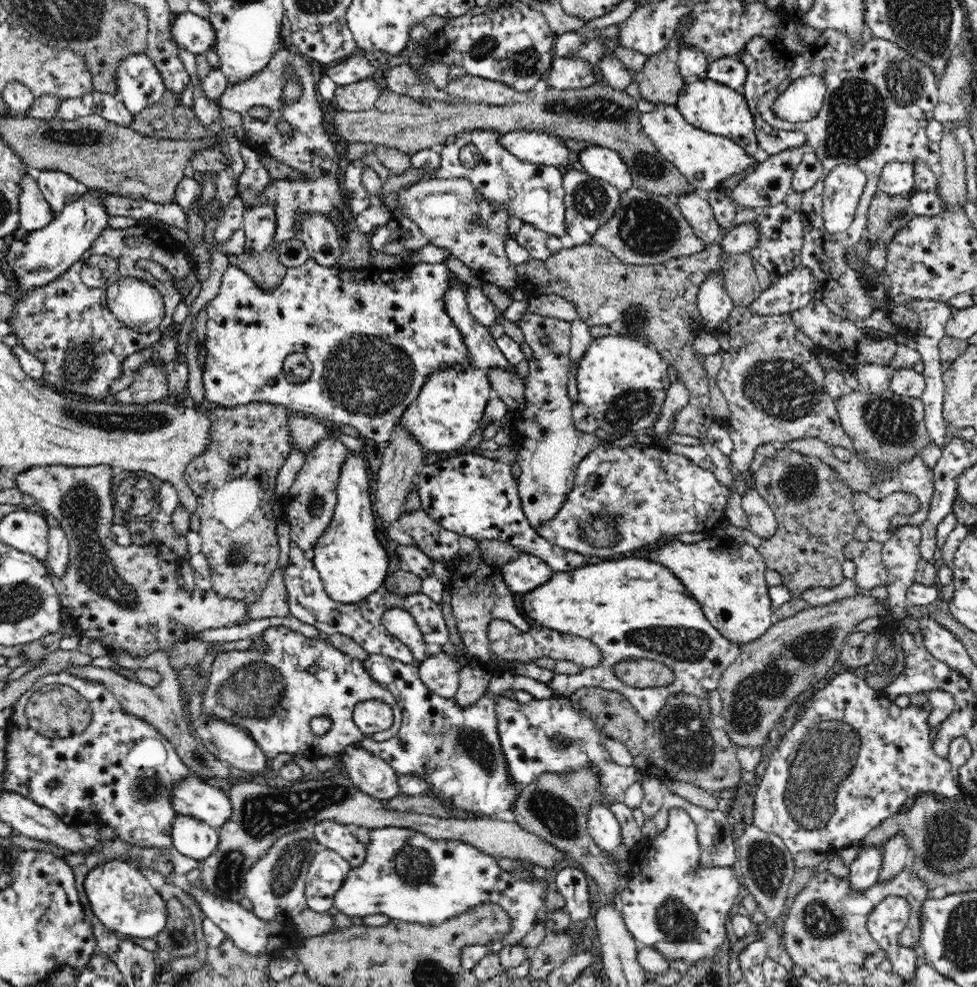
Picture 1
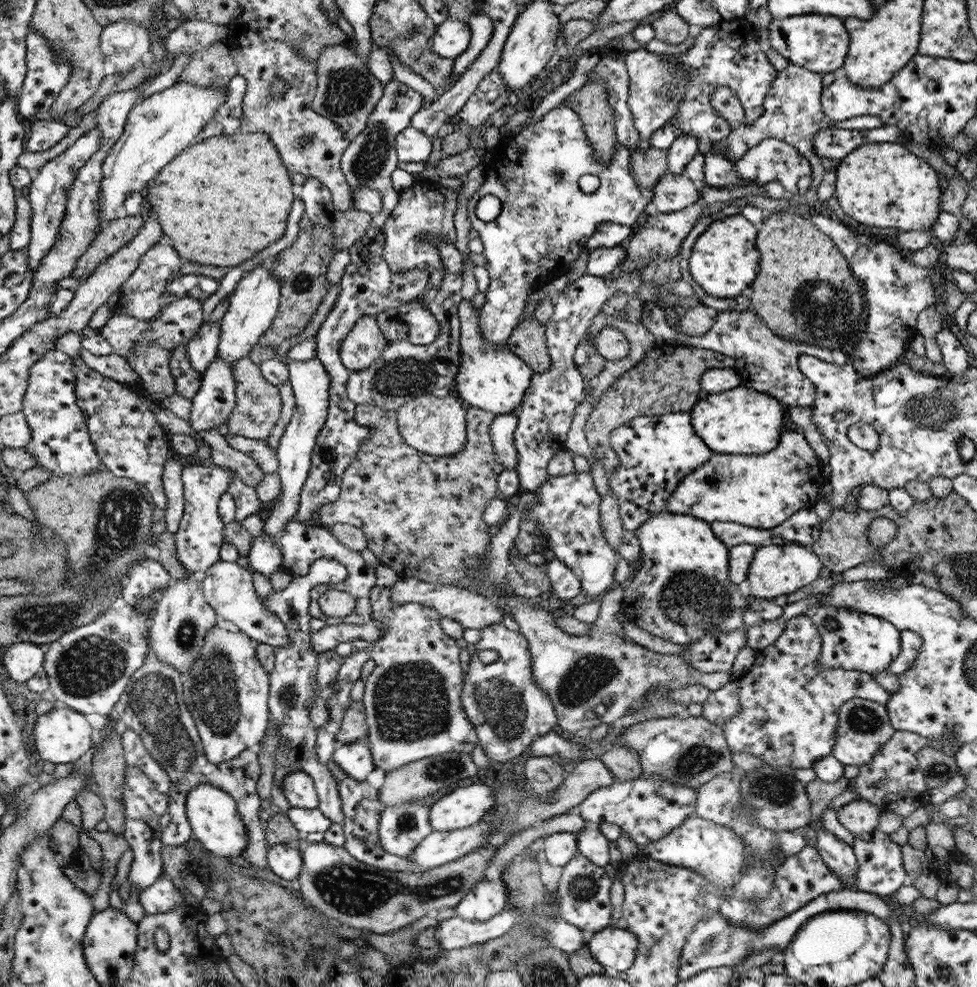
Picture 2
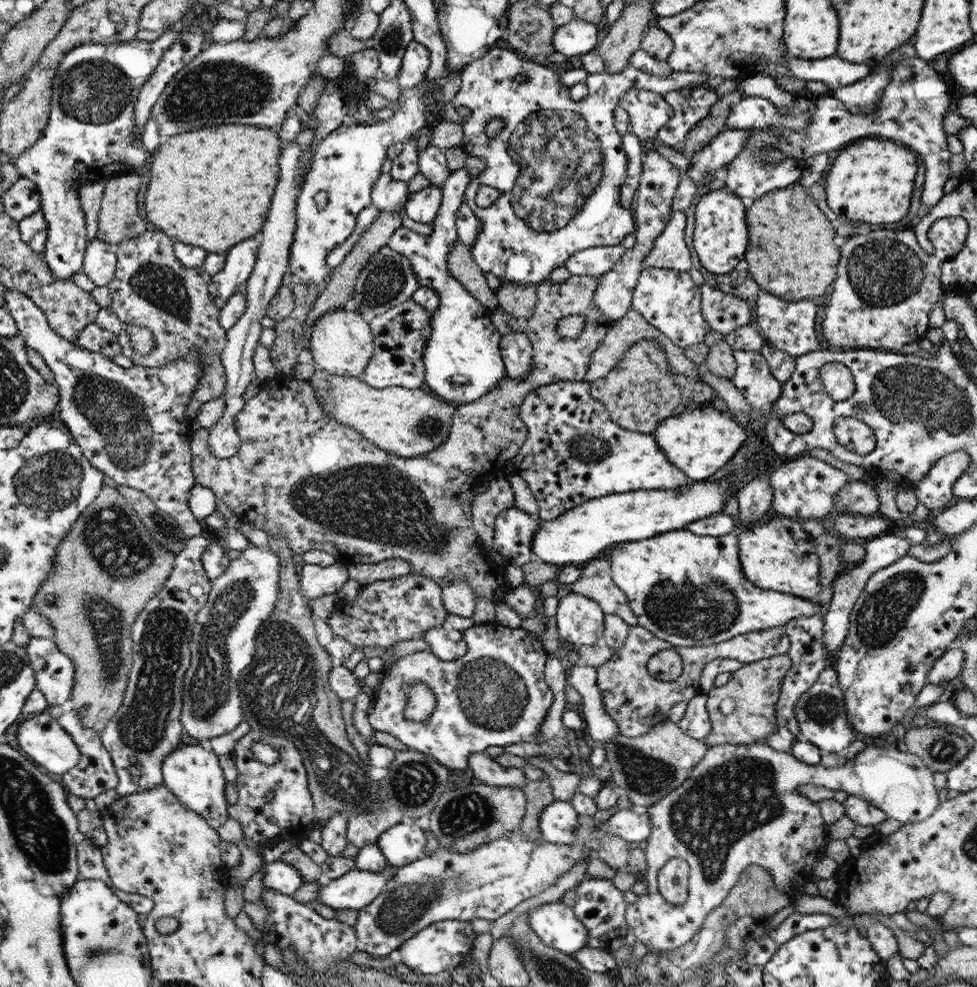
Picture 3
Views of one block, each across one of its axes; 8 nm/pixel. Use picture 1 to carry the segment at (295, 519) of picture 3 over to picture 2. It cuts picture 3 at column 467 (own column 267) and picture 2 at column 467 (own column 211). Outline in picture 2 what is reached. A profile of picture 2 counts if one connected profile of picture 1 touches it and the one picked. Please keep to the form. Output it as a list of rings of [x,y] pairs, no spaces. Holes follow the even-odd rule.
[[[355,405],[355,419],[356,422],[363,427],[368,427],[372,433],[366,441],[360,443],[360,451],[356,453],[356,457],[349,464],[348,468],[344,471],[339,497],[333,503],[328,503],[327,505],[322,505],[317,511],[316,523],[320,526],[326,526],[330,528],[332,525],[338,524],[348,524],[360,528],[364,535],[366,535],[367,548],[378,557],[381,564],[390,566],[396,570],[398,576],[401,578],[416,578],[422,582],[427,583],[438,583],[439,585],[456,585],[462,586],[462,583],[468,583],[468,579],[472,575],[476,575],[476,579],[480,581],[480,585],[484,587],[484,582],[480,580],[482,577],[482,559],[486,555],[486,551],[490,549],[490,543],[492,543],[492,535],[488,534],[488,528],[490,526],[486,525],[483,520],[483,515],[486,509],[486,505],[490,503],[494,497],[496,497],[497,483],[496,480],[498,475],[504,466],[500,464],[496,452],[494,452],[494,442],[490,438],[490,425],[492,424],[494,414],[486,412],[478,407],[468,406],[466,407],[466,446],[454,454],[454,456],[436,456],[424,454],[422,451],[416,450],[414,447],[406,444],[400,431],[398,431],[397,416],[395,411],[382,410],[378,406],[370,405]]]

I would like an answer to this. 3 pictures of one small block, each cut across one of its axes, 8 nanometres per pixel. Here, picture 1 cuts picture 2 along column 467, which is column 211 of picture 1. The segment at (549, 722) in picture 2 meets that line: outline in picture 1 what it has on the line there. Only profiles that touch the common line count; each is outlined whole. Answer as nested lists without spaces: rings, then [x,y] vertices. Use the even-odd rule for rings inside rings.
[[[284,625],[272,626],[265,630],[262,641],[266,643],[266,652],[258,652],[255,648],[251,648],[217,654],[208,678],[208,688],[204,692],[202,707],[209,718],[218,718],[232,726],[247,730],[268,759],[268,768],[272,767],[271,760],[278,754],[300,755],[311,760],[321,756],[342,756],[348,746],[359,744],[366,738],[384,742],[396,736],[402,723],[400,705],[390,690],[374,681],[362,661],[350,658],[326,641],[318,638],[306,638],[300,632],[286,628]],[[365,700],[380,700],[390,705],[393,711],[393,726],[384,732],[376,732],[371,735],[361,732],[353,720],[353,713],[356,704]],[[314,718],[330,718],[330,731],[323,736],[312,733],[310,722]]]

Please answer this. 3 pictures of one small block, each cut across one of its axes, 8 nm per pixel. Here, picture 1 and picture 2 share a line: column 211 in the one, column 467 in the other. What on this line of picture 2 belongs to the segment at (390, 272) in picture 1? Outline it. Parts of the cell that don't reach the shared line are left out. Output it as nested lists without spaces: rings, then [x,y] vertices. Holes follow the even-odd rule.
[[[463,300],[459,305],[460,318],[460,359],[459,372],[455,376],[456,389],[453,395],[457,396],[467,407],[478,407],[486,412],[494,414],[515,414],[514,408],[518,408],[524,400],[524,394],[530,387],[533,371],[528,364],[518,358],[518,355],[510,351],[510,346],[488,346],[478,330],[479,314],[474,310],[471,301]]]

